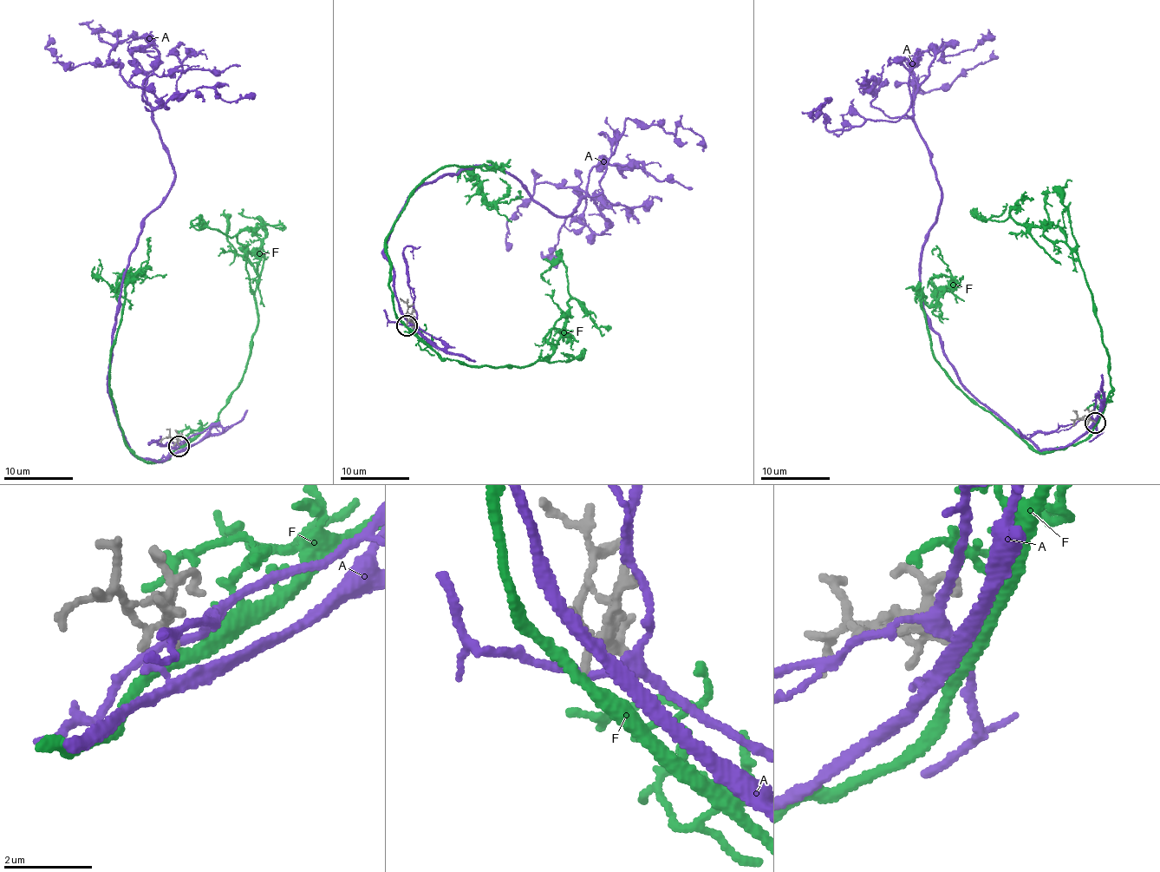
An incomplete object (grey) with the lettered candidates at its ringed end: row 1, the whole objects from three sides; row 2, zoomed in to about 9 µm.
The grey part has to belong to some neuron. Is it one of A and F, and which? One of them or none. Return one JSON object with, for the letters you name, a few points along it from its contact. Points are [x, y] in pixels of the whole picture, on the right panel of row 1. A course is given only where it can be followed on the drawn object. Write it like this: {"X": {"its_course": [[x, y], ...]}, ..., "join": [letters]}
{"F": {"its_course": [[1094, 422], [1084, 440], [1037, 453], [952, 381], [933, 355], [921, 305], [953, 281], [941, 252], [933, 255]]}, "join": ["F"]}

